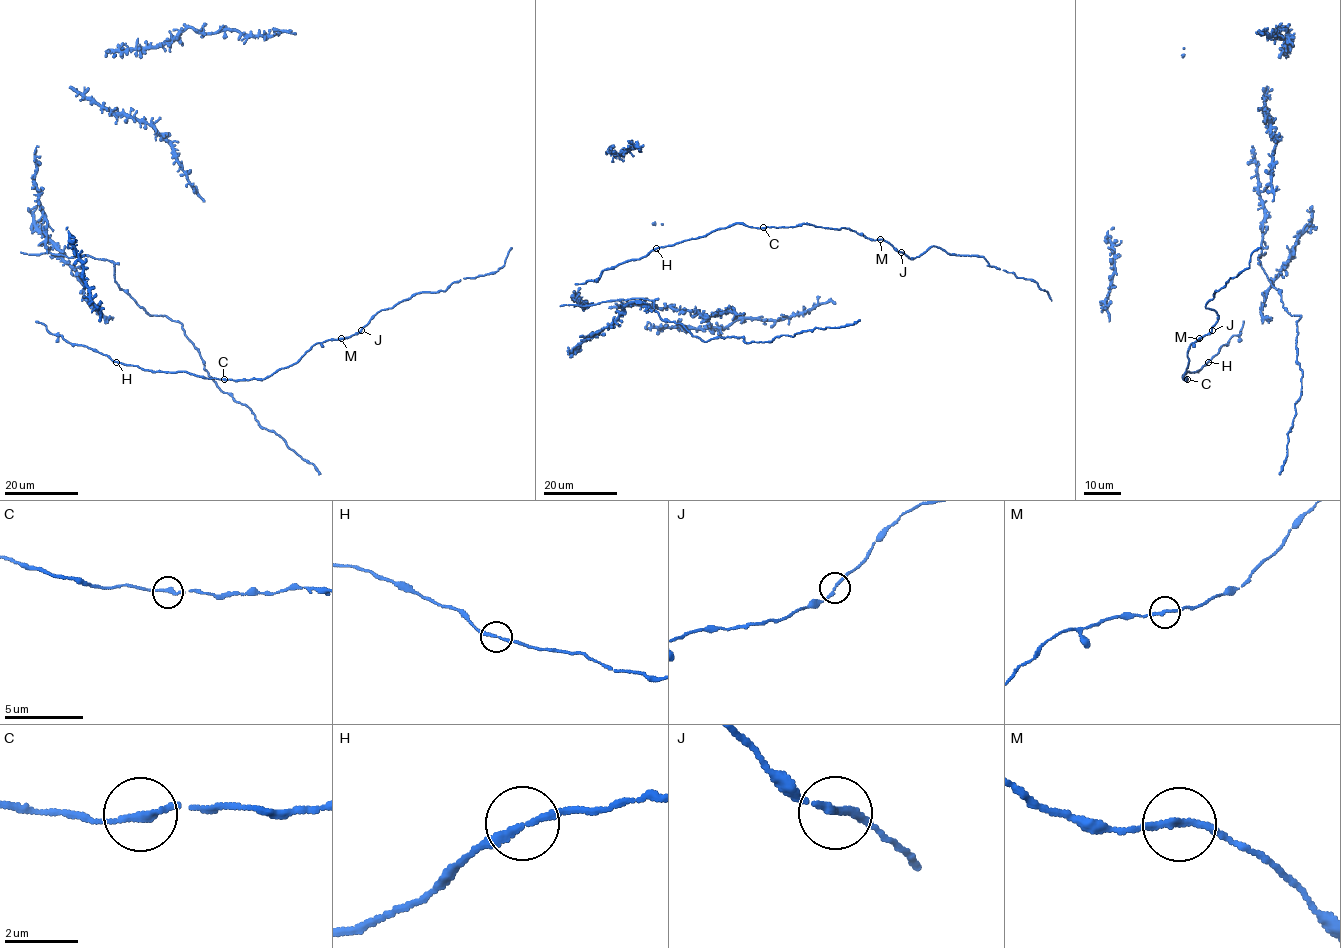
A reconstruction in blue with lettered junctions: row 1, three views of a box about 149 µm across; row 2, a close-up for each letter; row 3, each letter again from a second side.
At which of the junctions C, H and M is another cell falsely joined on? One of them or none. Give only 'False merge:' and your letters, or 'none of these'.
False merge: none of these

